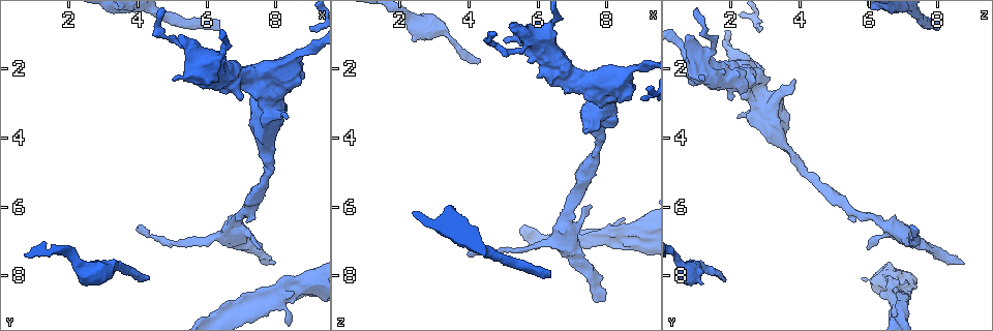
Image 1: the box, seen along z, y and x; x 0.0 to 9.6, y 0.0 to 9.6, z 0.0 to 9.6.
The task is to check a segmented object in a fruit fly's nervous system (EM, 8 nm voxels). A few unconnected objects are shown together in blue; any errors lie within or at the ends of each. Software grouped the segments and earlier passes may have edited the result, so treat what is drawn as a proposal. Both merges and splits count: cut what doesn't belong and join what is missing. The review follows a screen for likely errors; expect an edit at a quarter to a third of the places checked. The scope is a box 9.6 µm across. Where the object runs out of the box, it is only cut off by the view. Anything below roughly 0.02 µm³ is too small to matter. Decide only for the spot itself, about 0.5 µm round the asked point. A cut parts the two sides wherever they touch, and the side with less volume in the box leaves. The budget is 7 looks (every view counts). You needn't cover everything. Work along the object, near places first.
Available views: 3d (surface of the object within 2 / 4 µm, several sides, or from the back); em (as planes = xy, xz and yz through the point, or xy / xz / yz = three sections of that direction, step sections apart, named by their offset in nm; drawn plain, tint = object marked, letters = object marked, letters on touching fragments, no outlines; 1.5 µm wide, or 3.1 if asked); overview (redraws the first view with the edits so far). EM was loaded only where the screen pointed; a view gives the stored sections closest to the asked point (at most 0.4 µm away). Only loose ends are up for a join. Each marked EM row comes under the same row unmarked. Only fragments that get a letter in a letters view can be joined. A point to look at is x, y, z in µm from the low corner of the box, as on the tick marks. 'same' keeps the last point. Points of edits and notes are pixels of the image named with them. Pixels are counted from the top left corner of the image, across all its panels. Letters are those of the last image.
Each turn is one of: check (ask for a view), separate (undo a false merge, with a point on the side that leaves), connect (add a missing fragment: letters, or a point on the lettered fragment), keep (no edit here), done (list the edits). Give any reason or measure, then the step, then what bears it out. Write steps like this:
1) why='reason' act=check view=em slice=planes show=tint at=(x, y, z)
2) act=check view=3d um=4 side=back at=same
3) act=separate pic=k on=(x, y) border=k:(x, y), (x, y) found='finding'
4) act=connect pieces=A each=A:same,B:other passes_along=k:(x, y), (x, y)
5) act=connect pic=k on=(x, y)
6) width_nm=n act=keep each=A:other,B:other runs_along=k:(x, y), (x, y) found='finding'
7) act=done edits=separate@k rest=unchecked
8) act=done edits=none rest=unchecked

why='free end' act=check view=3d um=4 at=(4.25, 8.10, 1.80)

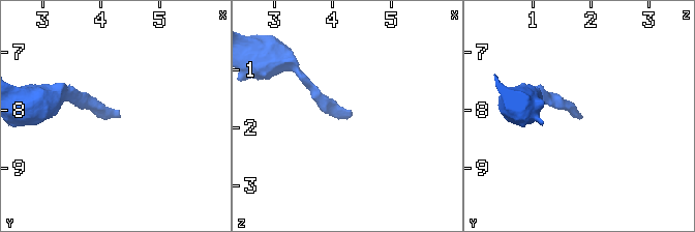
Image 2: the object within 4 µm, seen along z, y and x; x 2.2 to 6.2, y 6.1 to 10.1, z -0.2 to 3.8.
why='now the EM' act=check view=em slice=planes show=letters at=(4.30, 8.15, 1.85)

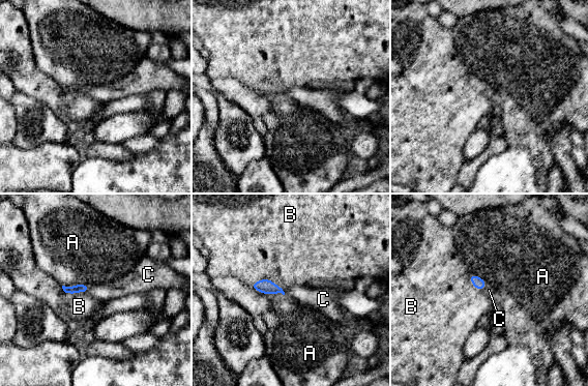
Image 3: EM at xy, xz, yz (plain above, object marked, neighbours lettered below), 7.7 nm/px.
act=connect pieces=C each=A:other,B:other,C:same found='it goes on there'

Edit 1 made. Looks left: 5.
why='see it whole again' act=check view=overview

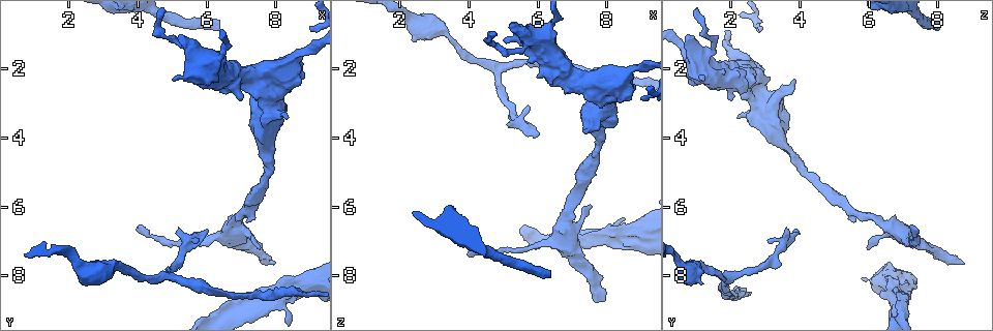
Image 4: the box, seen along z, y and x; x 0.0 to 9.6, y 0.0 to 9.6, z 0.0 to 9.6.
why='an open end' act=check view=em slice=xz step=4 show=letters at=(7.90, 7.65, 8.75)

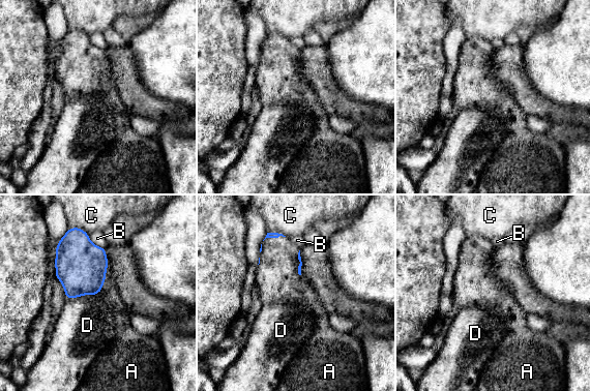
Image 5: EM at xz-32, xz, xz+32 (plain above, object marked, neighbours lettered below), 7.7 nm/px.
act=connect pieces=A each=A:same,B:other,C:other,D:other found='the neuron continues'

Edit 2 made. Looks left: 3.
why='thin end' act=check view=em slice=yz step=8 show=tint at=(3.95, 6.65, 7.35)

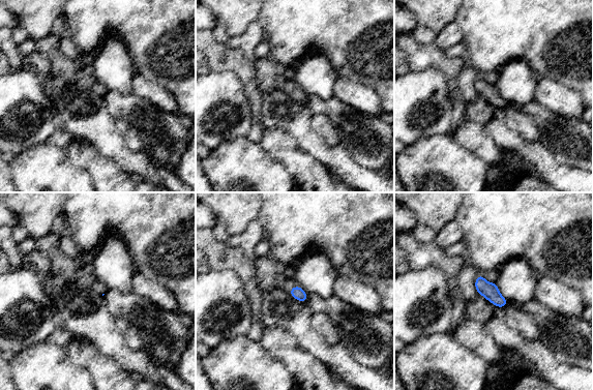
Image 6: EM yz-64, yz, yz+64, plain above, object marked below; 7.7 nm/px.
act=check view=em slice=planes show=letters at=same

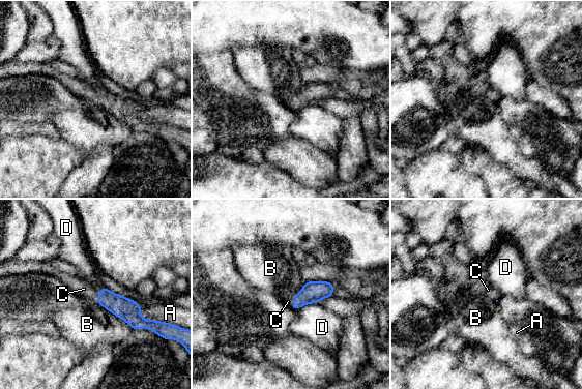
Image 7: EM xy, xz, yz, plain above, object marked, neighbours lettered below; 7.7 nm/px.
longest_contact=B:360nm act=connect pieces=C each=A:other,B:other,C:same,D:other passes_along=7:(312, 292), (294, 300), (288, 301) found='it goes on there'

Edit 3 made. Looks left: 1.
act=done edits=connect@3,connect@5,connect@7 rest=unchecked

